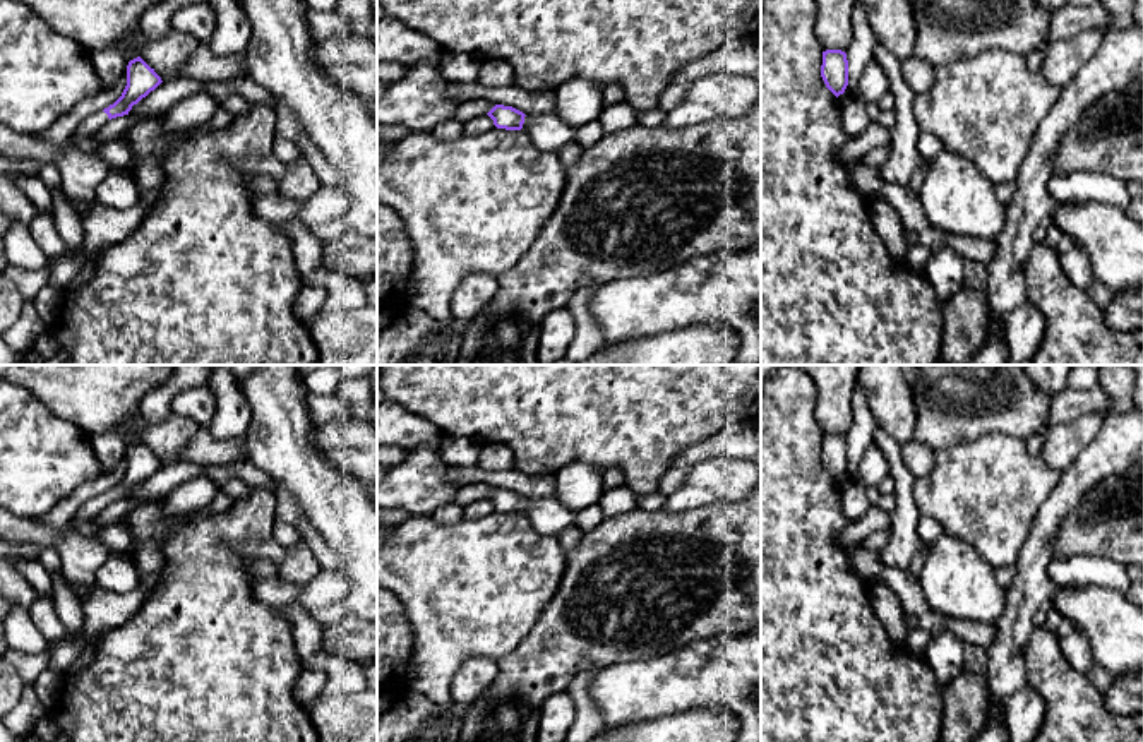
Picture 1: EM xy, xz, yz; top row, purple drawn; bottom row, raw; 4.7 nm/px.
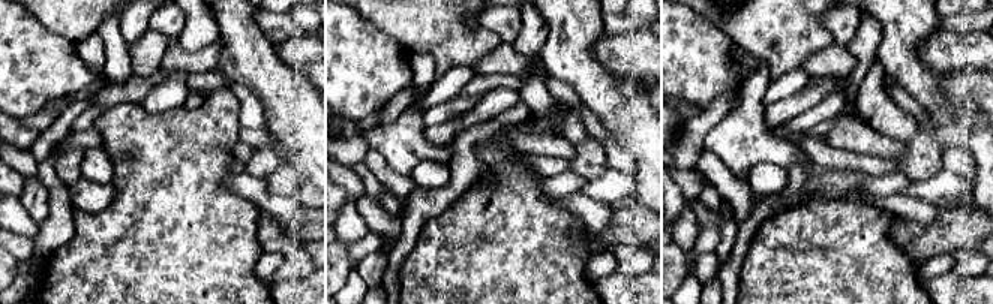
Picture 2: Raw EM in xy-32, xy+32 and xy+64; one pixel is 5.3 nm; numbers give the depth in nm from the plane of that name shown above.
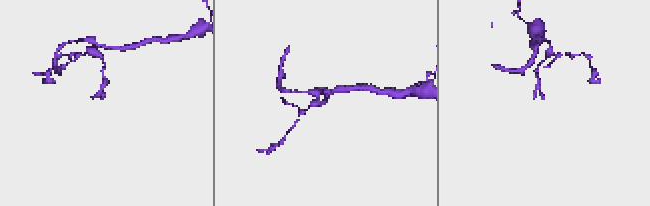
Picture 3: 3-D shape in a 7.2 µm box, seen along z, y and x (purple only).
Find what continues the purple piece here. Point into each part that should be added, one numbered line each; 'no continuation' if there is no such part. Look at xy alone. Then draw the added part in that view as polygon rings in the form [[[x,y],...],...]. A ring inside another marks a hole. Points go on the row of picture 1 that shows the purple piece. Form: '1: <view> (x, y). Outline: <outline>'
1: xy (93, 122). Outline: [[[101,110],[93,115],[89,115],[75,130],[75,134],[70,137],[70,141],[77,141],[81,135],[87,135],[96,132],[99,127],[103,127],[108,122],[108,115]]]

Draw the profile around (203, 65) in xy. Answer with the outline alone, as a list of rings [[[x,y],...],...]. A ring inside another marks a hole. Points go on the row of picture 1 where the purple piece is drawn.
[[[199,45],[180,70],[180,77],[199,82],[221,82],[247,75],[245,53],[219,57],[207,45]]]

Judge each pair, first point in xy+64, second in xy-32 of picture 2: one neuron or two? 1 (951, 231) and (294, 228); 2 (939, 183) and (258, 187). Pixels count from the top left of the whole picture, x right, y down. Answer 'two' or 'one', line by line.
1: one
2: two

